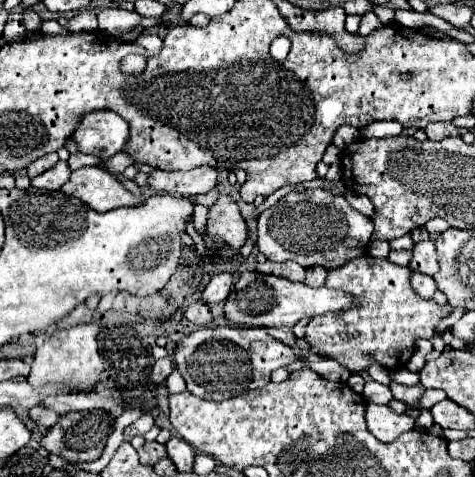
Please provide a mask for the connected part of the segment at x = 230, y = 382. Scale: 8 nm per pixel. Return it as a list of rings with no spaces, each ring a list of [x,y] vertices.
[[[199,328],[185,336],[175,348],[177,370],[187,382],[187,390],[205,400],[227,400],[237,394],[263,388],[273,370],[285,368],[293,362],[305,362],[301,348],[291,348],[267,334],[265,328]]]

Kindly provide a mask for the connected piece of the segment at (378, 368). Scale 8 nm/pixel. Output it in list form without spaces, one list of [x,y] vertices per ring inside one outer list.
[[[373,358],[369,360],[369,366],[367,366],[367,374],[373,378],[373,380],[377,380],[377,382],[381,382],[381,384],[389,384],[389,372],[381,366],[381,364],[377,364]]]

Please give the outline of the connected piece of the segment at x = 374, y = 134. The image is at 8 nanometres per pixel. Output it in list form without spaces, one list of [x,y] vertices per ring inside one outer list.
[[[373,122],[360,130],[362,138],[387,138],[403,132],[399,122]]]

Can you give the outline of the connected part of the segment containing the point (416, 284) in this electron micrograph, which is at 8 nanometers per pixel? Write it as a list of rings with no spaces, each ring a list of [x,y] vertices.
[[[411,270],[411,284],[413,284],[413,290],[423,298],[433,298],[433,292],[437,290],[435,280],[431,276],[415,274],[415,270]]]

